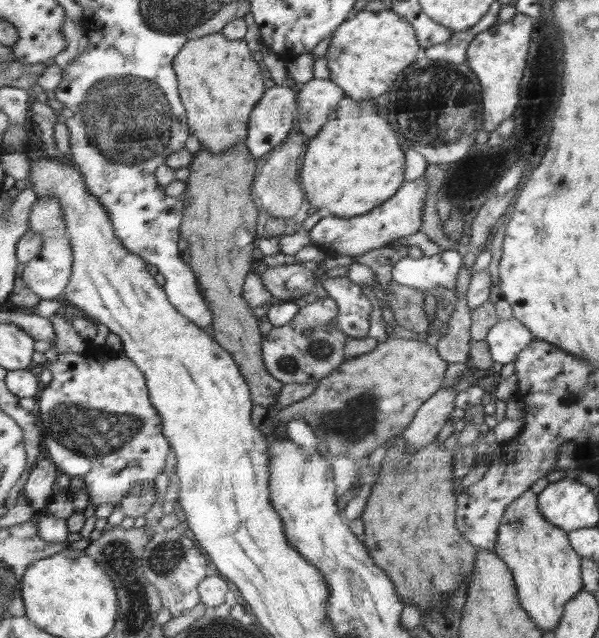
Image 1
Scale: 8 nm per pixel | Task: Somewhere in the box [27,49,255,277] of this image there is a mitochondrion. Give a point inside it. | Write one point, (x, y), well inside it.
(128, 119)

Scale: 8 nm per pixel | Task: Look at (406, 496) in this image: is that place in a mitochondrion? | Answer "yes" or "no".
no

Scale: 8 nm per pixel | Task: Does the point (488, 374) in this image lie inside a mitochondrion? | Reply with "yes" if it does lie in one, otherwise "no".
no

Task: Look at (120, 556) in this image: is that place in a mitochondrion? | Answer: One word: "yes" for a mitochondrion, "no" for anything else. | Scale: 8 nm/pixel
yes

